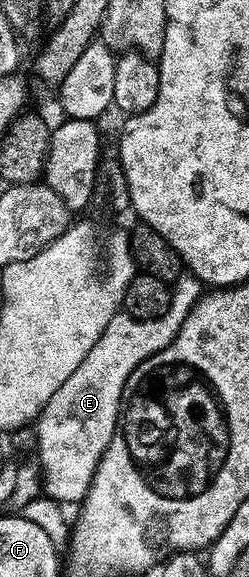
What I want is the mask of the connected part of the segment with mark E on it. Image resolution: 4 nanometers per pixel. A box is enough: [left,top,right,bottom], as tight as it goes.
[36,270,204,506]

